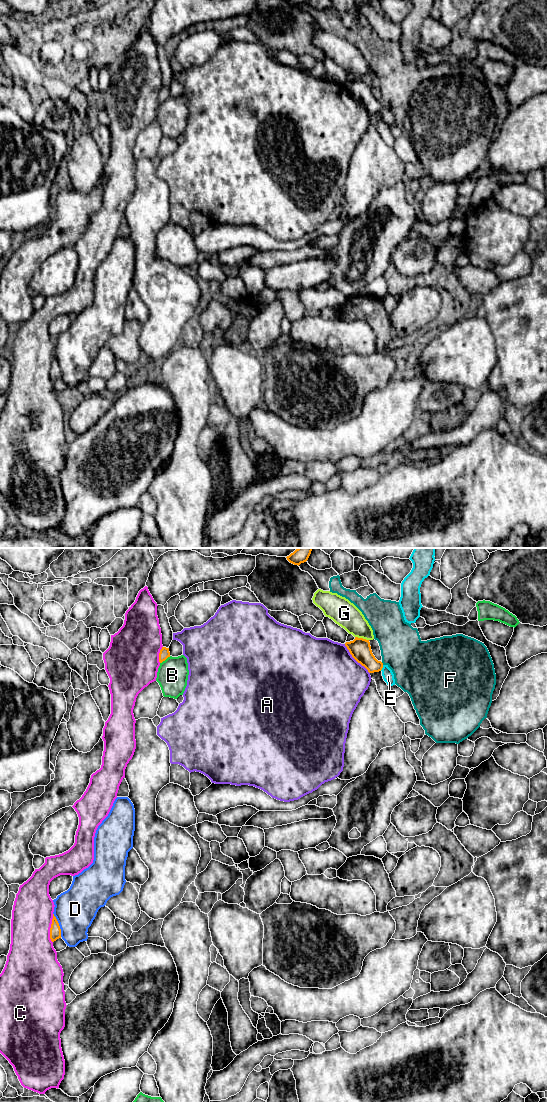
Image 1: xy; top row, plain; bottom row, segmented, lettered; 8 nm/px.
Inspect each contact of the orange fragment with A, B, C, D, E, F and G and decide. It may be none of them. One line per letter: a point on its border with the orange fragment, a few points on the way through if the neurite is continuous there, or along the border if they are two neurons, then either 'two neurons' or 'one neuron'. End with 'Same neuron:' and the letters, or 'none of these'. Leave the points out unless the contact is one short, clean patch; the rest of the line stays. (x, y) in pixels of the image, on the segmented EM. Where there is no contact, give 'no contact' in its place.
A: contact xy (355, 659); two neurons
B: contact xy (165, 659); two neurons
C: contact xy (50, 928); two neurons
D: contact xy (58, 925); two neurons
E: contact xy (382, 667); border xy (383, 665), (380, 670); two neurons
F: contact xy (382, 663); two neurons
G: contact xy (362, 638); two neurons
Same neuron: none of these

